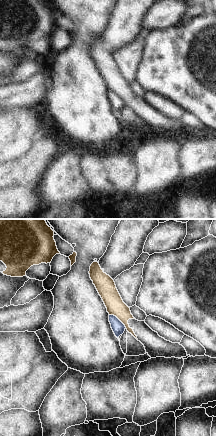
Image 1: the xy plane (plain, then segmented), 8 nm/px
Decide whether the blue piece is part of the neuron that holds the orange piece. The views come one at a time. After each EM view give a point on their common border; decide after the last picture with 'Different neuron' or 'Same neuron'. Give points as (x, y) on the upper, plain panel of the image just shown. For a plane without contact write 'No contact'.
Touches orange at (118, 94)

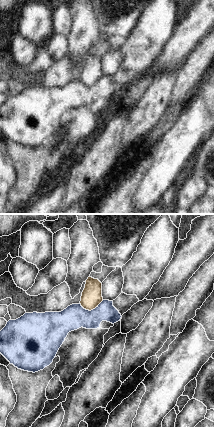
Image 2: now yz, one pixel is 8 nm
Touches orange at (91, 85)

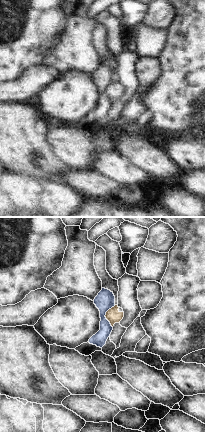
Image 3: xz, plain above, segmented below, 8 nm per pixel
Touches orange at (105, 91)

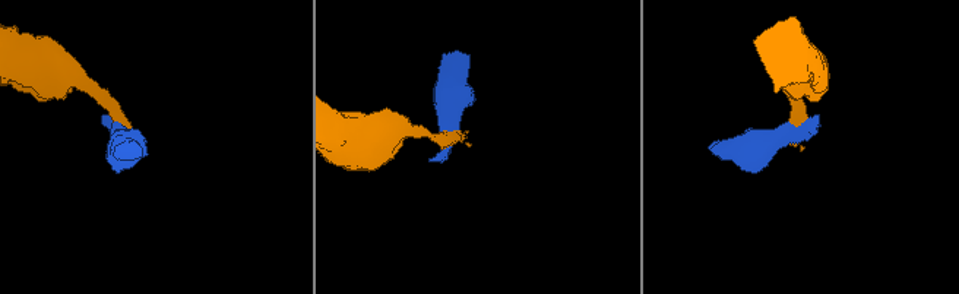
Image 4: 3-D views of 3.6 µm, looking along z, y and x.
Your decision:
Different neuron

